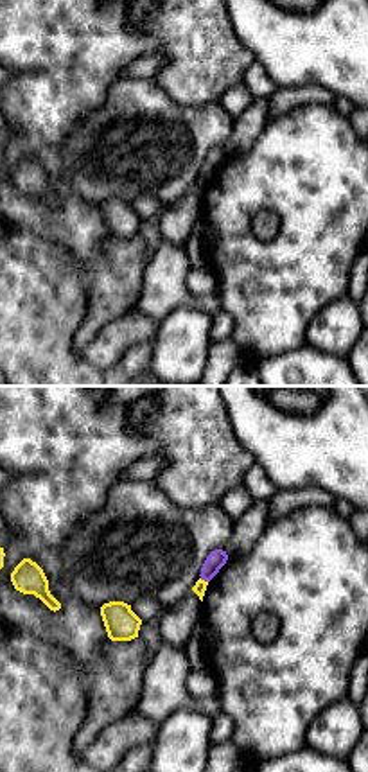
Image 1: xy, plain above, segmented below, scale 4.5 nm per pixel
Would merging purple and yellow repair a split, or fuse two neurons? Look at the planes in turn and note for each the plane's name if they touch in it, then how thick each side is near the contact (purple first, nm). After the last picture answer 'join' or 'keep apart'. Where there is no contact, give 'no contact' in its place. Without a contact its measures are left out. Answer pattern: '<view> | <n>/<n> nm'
xy | 80/60 nm

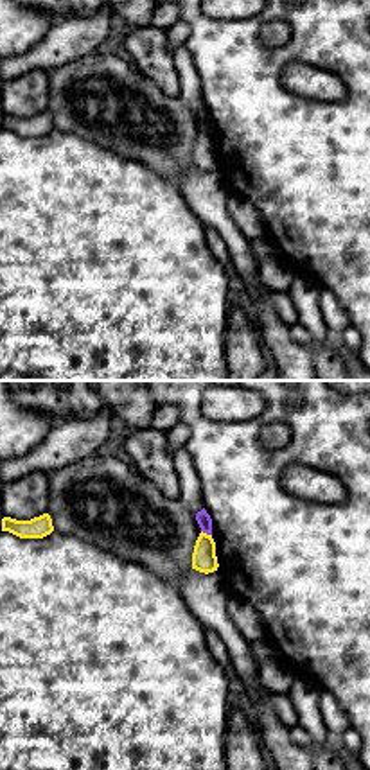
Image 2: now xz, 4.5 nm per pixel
xz | 70/110 nm

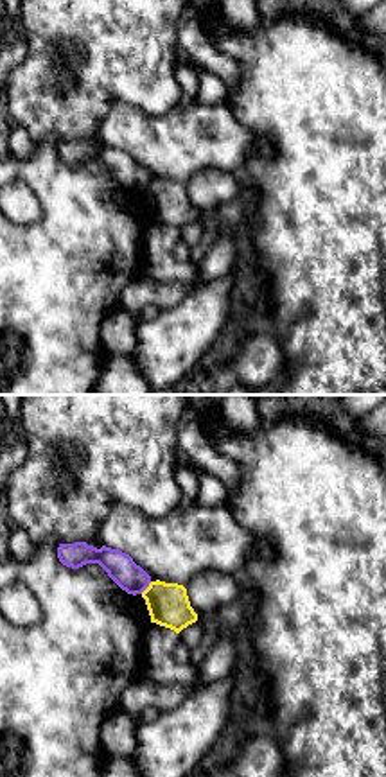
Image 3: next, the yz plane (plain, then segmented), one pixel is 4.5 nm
yz | 130/190 nm

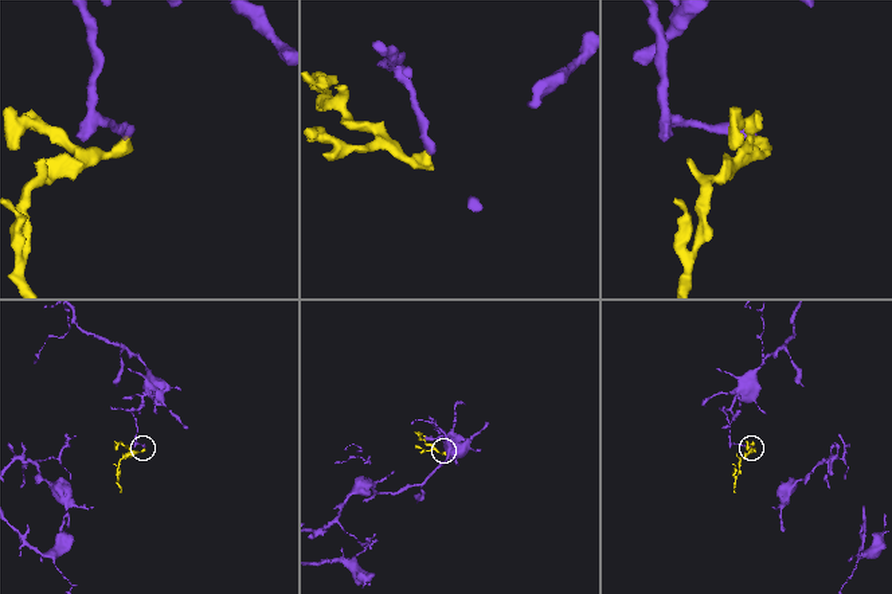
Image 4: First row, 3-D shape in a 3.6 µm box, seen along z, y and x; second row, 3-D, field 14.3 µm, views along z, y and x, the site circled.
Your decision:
keep apart

